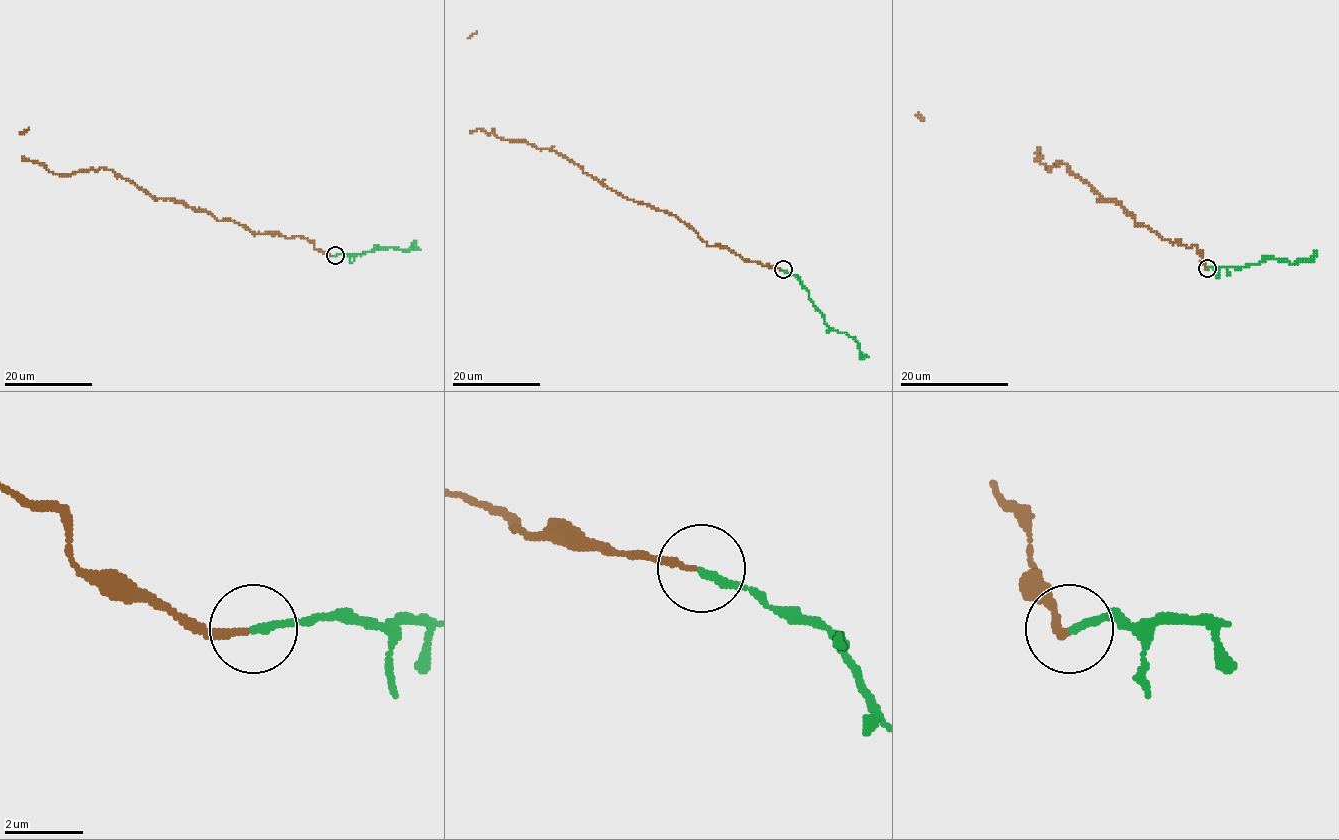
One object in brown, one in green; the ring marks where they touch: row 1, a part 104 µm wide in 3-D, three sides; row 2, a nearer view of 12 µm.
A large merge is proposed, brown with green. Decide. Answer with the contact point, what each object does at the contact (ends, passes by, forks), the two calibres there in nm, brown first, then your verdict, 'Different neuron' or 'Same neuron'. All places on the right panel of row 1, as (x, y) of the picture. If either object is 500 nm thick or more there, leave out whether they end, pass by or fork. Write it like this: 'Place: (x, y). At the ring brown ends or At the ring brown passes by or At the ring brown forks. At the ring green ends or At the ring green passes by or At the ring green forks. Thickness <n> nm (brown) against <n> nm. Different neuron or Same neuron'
Place: (1207, 268). At the ring brown ends. At the ring green ends. Thickness 170 nm (brown) against 200 nm. Different neuron

